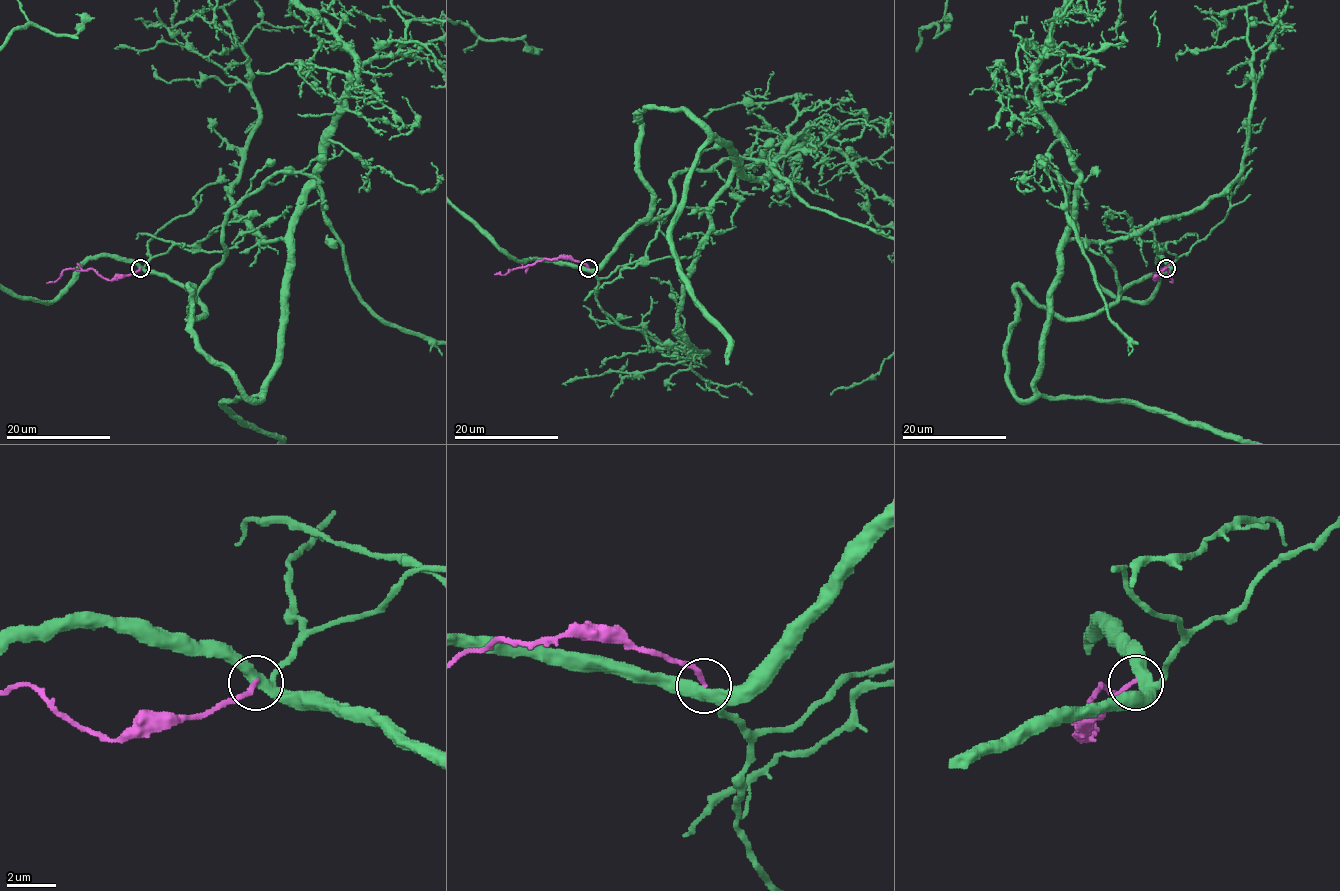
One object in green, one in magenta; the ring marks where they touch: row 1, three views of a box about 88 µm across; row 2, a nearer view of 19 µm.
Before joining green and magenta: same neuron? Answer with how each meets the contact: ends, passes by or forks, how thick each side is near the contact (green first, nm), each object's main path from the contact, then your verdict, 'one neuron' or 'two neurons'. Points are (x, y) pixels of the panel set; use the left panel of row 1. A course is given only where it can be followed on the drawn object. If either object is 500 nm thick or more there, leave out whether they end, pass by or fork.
green passes by; magenta ends; calibres 440 and 190 nm; course green (141, 268), (194, 319), (191, 288), (194, 343), (258, 396), (223, 403), (280, 442); course magenta (141, 268), (112, 280), (103, 279), (91, 268), (69, 268), (53, 283), (47, 283); two neurons

